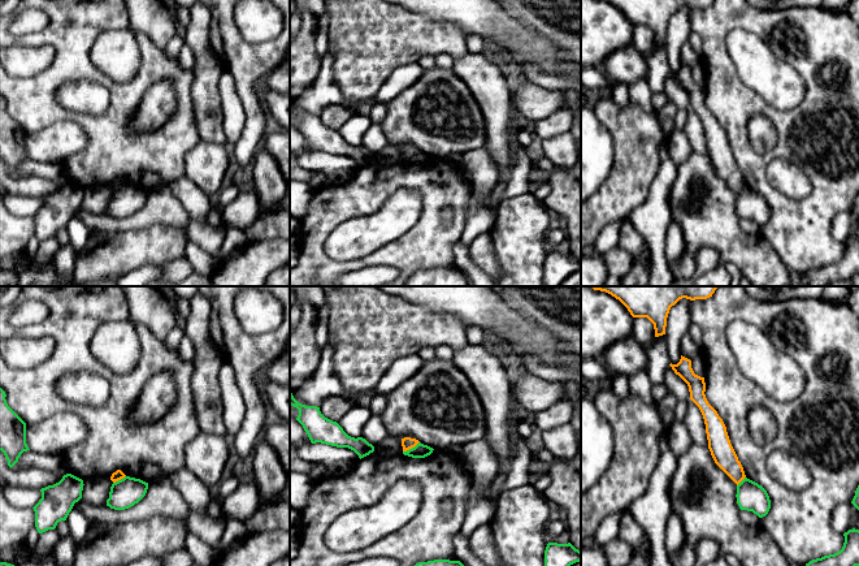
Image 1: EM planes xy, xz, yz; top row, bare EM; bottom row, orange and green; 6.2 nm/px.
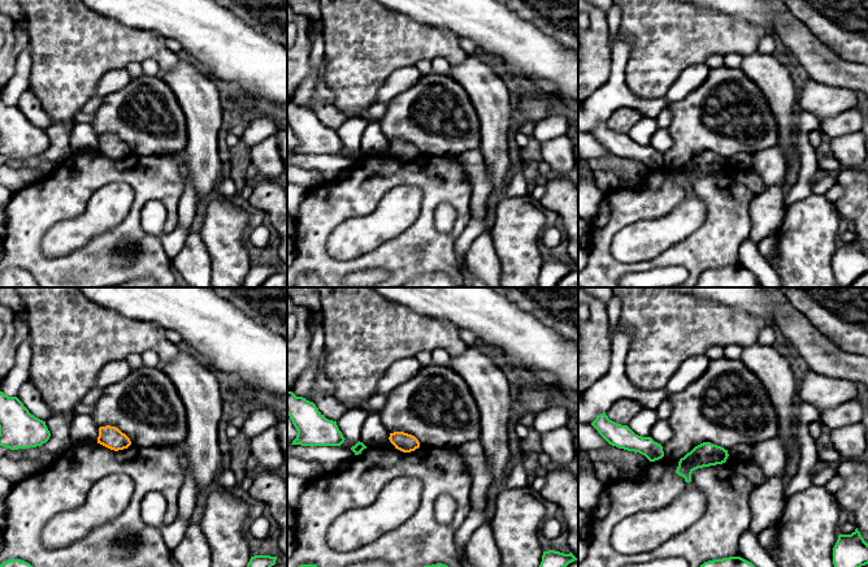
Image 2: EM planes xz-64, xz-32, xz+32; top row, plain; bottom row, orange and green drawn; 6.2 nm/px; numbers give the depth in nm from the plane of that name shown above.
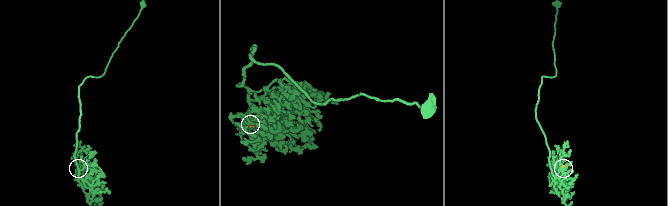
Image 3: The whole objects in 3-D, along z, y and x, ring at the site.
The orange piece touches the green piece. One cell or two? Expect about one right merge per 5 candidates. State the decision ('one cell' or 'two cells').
two cells

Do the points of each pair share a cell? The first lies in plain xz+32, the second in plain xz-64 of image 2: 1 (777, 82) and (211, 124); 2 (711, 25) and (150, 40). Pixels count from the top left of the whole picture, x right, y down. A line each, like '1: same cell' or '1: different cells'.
1: same cell
2: same cell

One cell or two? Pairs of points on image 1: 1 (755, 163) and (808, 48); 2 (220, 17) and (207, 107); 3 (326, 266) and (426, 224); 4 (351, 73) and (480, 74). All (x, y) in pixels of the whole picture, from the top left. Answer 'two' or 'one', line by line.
1: one
2: two
3: one
4: two

